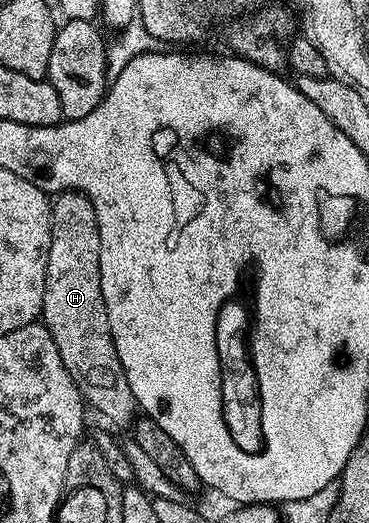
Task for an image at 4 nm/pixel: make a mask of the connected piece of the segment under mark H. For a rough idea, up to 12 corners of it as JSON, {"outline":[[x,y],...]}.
{"outline":[[52,201],[42,324],[85,402],[138,406],[102,299],[98,219]]}

